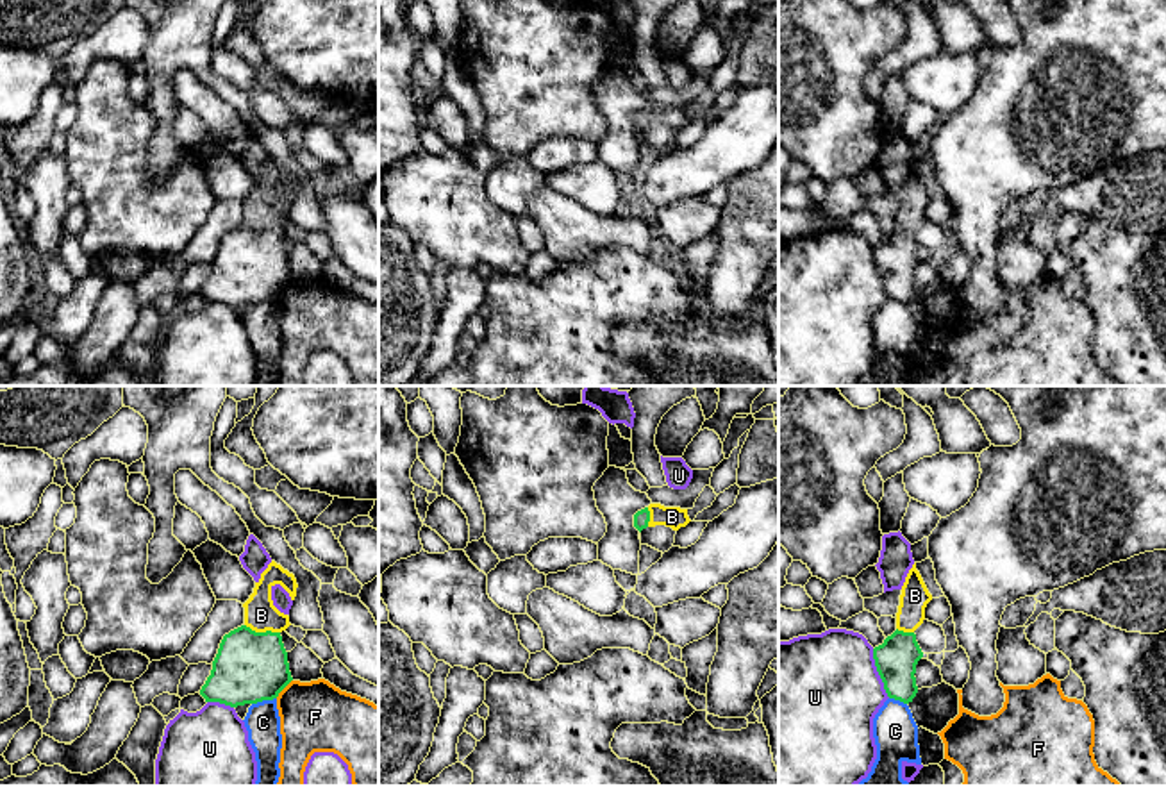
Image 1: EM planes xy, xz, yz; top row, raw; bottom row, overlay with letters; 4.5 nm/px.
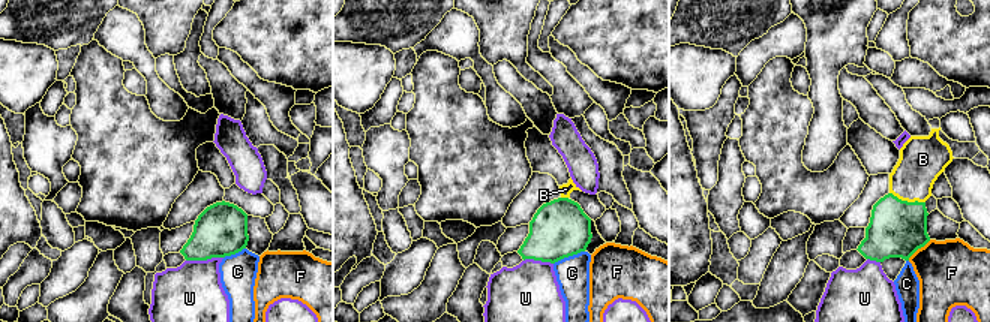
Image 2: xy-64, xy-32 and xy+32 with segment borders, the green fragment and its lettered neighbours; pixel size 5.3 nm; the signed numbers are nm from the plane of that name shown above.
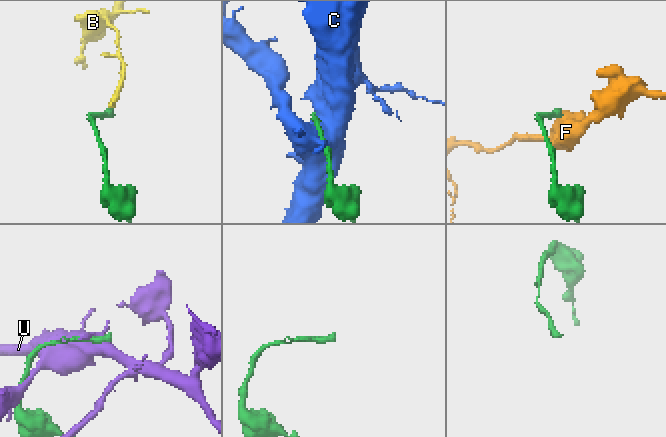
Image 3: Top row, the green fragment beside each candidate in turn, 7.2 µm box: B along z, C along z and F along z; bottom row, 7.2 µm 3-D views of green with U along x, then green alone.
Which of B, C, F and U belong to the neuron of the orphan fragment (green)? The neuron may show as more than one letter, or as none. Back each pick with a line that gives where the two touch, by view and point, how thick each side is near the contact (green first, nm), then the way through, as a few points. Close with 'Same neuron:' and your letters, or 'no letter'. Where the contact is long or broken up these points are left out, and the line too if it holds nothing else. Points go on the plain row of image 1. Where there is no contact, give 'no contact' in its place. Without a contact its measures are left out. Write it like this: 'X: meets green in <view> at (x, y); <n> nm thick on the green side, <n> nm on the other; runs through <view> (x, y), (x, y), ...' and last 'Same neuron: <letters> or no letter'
B: meets green in xy at (263, 233); 320 nm thick on the green side, 150 nm on the other; runs through xy (250, 267), (263, 233), (261, 215)
Same neuron: B

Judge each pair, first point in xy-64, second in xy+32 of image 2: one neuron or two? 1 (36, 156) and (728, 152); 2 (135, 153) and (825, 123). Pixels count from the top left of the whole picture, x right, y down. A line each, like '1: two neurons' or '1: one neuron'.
1: one neuron
2: two neurons

